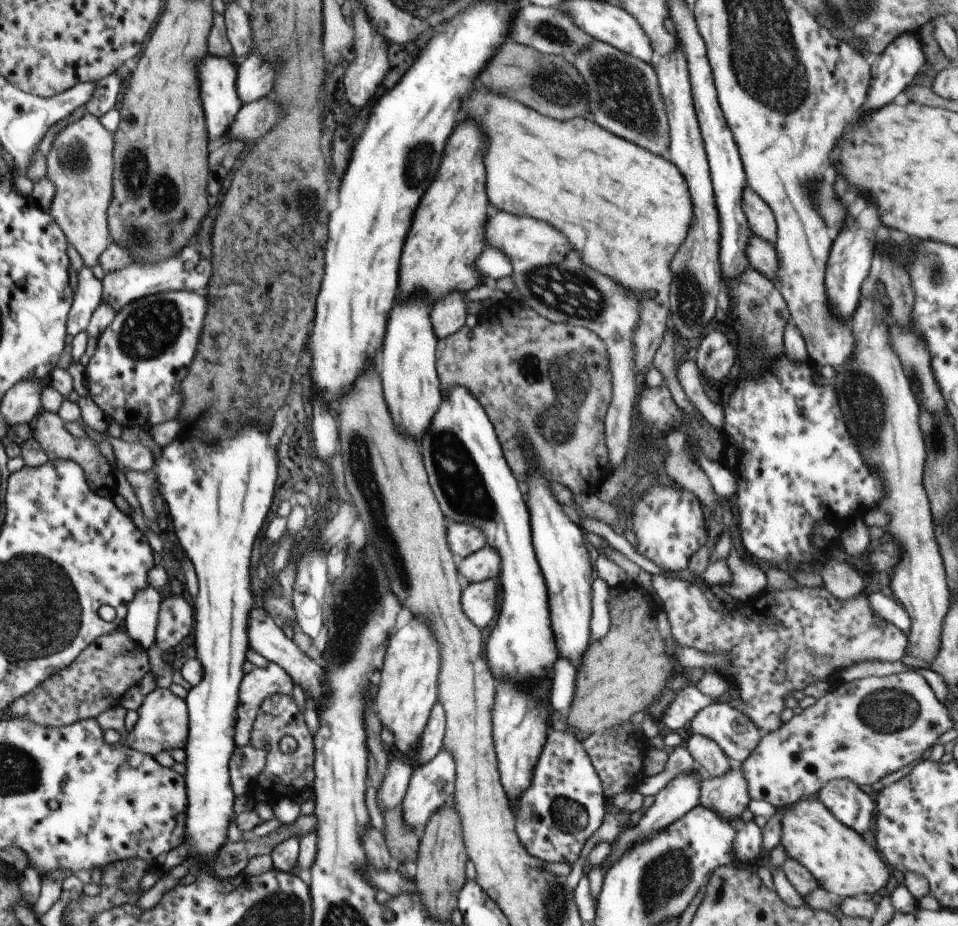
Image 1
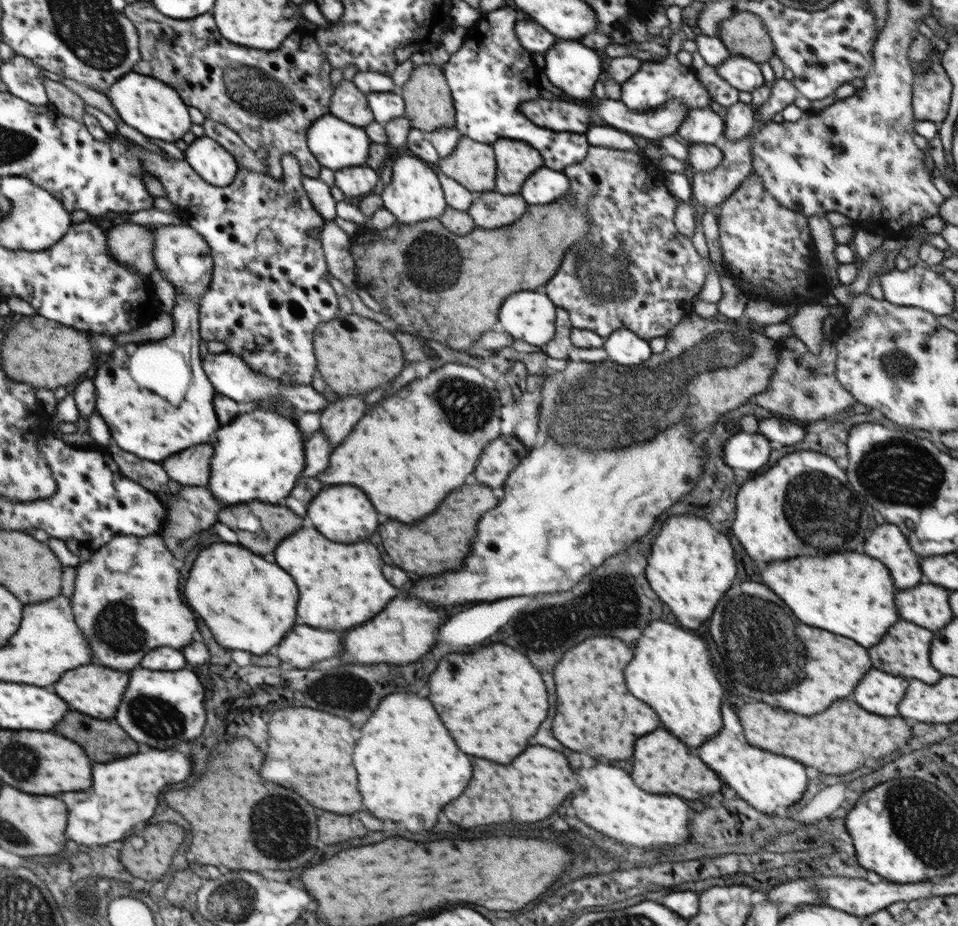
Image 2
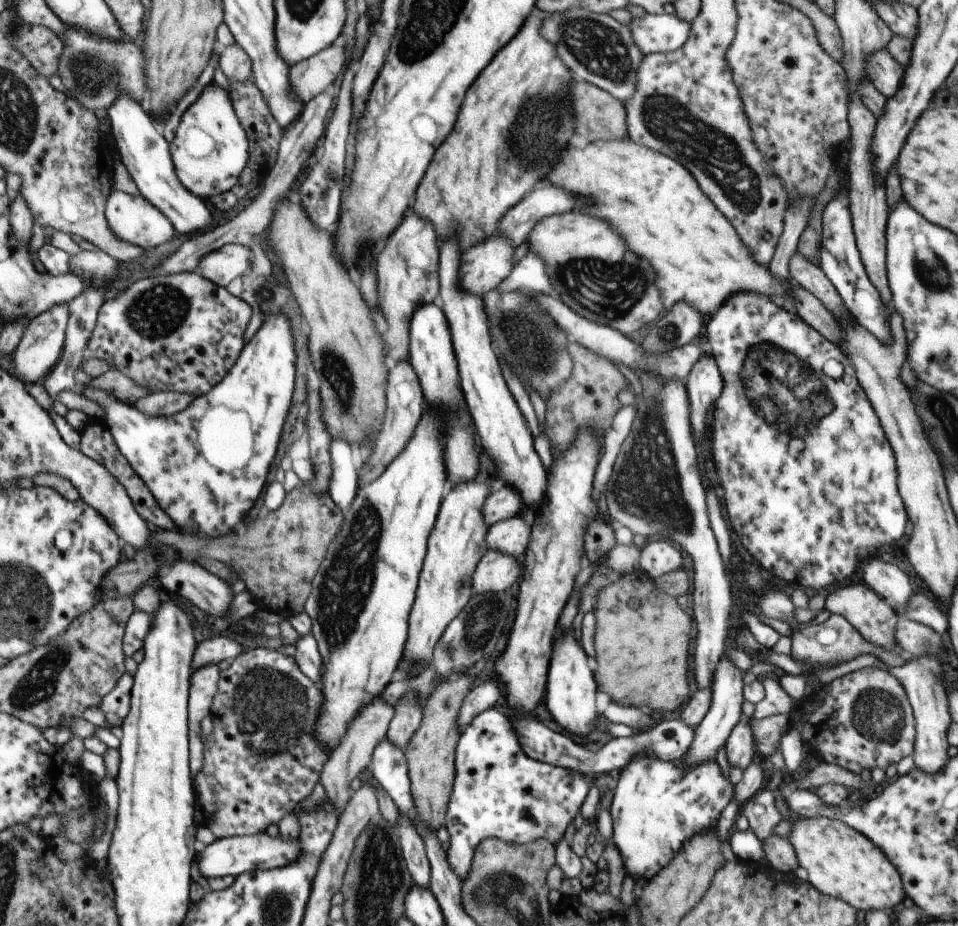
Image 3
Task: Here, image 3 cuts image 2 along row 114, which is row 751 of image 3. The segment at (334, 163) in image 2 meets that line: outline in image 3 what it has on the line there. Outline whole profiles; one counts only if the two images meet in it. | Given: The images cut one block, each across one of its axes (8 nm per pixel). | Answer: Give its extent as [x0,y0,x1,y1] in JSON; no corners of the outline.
[305,409,450,756]

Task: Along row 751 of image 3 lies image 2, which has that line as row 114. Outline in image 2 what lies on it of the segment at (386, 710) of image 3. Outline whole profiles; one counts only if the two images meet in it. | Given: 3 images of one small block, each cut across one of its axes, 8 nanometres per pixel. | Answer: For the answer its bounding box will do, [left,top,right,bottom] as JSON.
[329,78,375,128]

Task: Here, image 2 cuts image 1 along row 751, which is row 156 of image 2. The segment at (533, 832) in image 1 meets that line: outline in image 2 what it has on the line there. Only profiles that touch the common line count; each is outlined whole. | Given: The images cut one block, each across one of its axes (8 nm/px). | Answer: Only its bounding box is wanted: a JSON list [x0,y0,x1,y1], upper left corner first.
[442,5,590,172]

